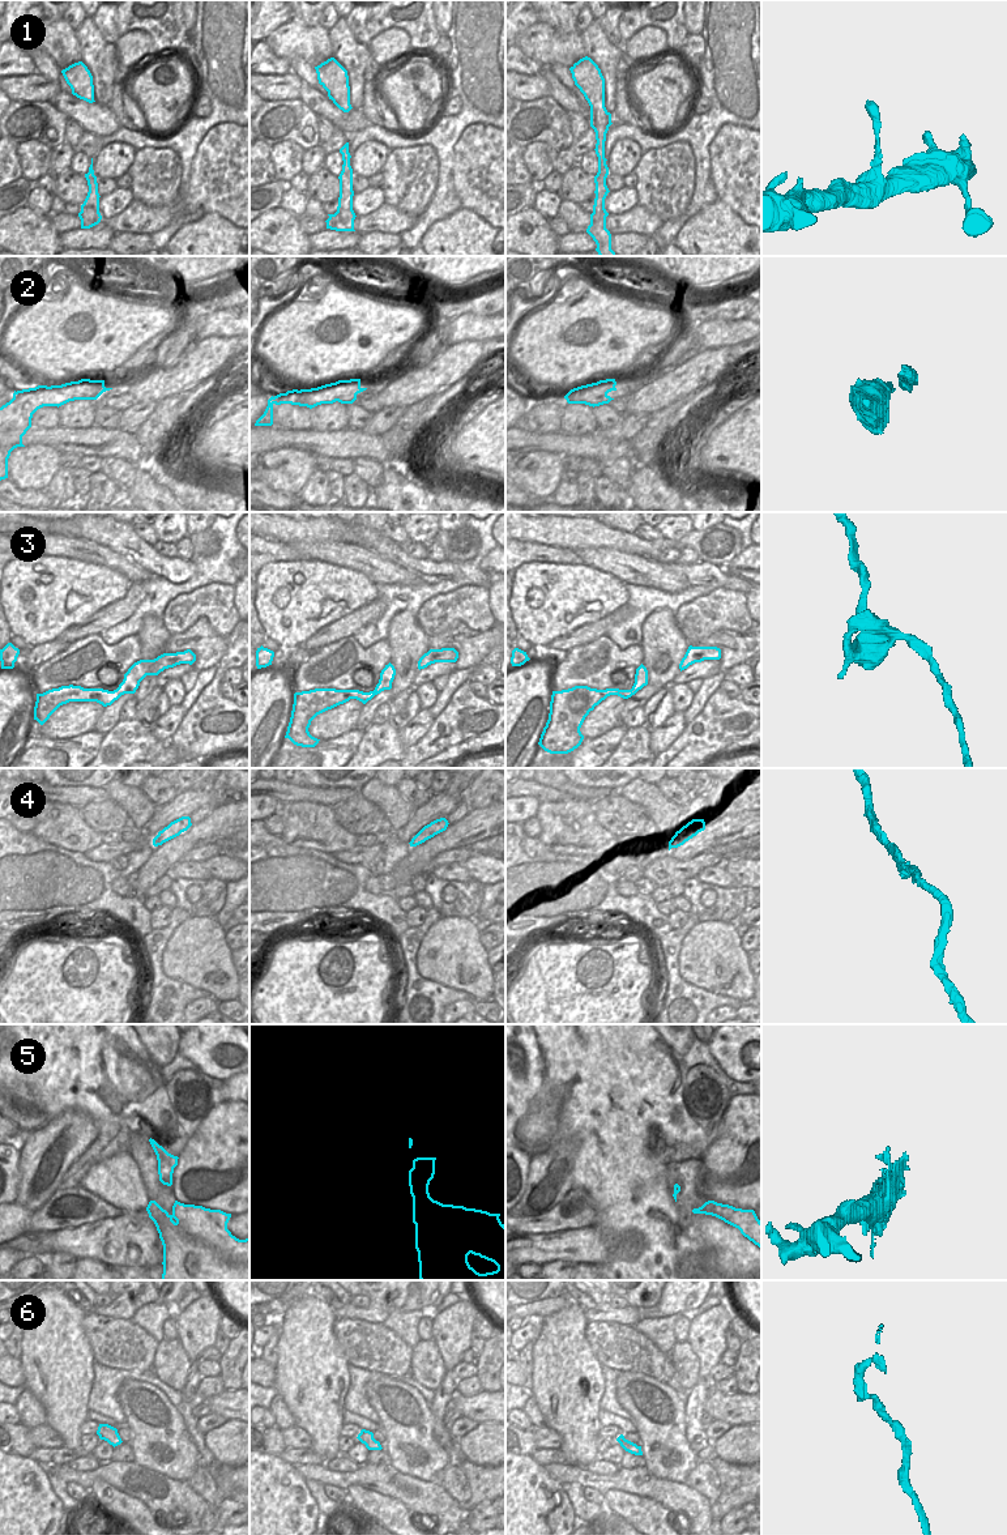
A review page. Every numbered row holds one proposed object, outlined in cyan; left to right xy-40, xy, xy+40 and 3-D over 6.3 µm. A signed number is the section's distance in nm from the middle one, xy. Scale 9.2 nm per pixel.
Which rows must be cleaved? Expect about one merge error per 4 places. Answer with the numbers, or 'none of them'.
none of them.

